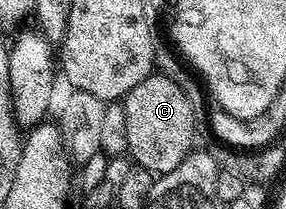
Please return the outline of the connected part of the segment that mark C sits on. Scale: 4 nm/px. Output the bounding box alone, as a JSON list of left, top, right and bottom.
[123,72,197,176]

